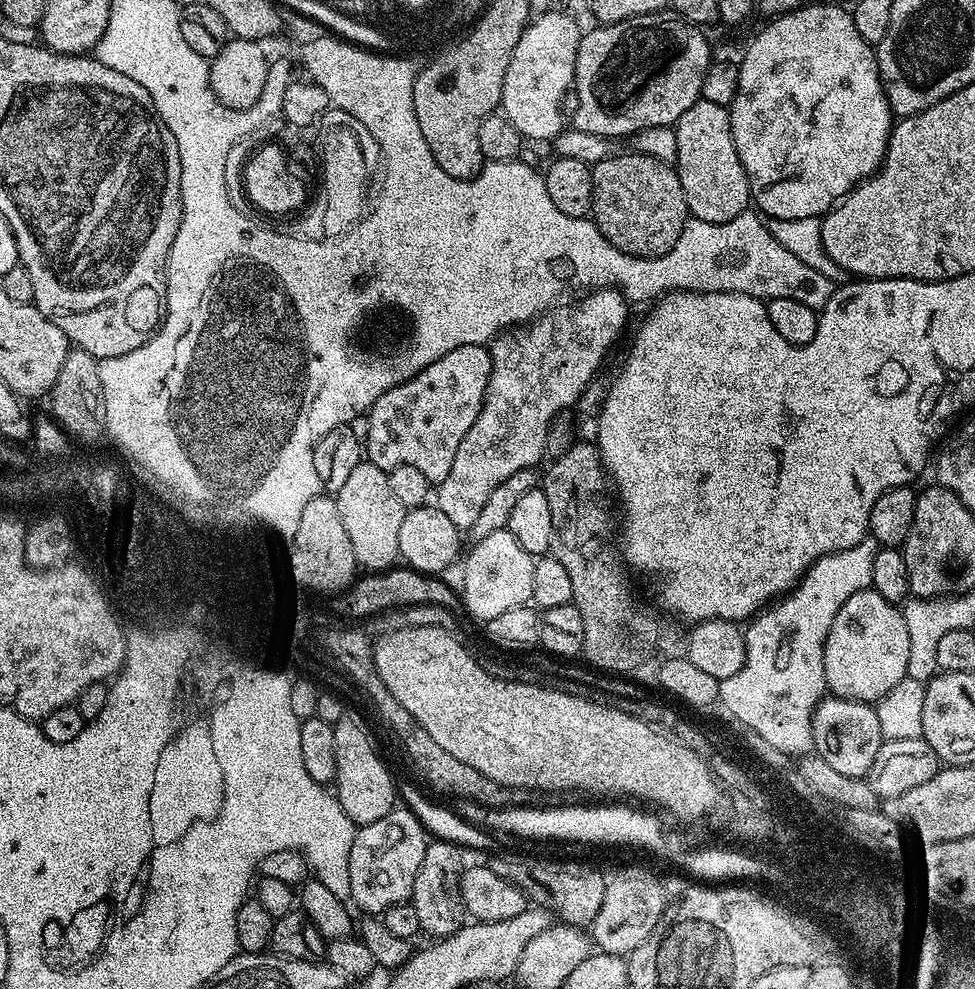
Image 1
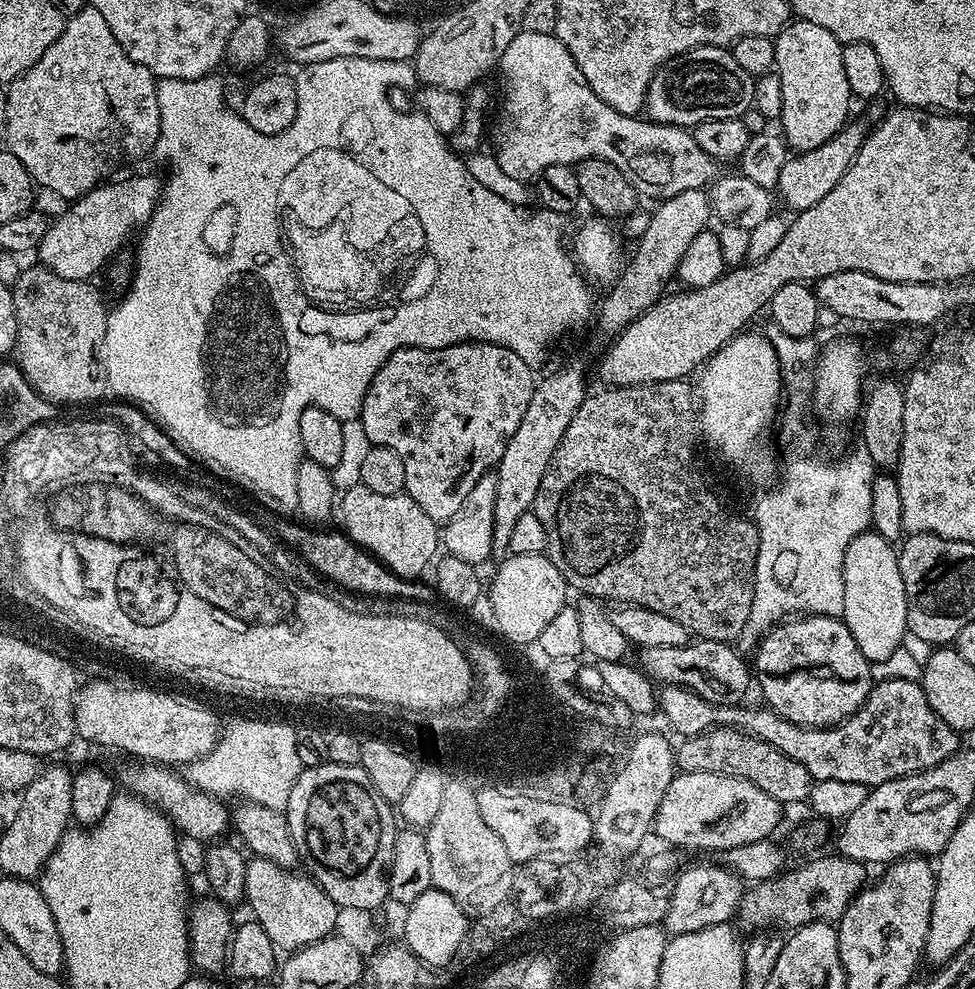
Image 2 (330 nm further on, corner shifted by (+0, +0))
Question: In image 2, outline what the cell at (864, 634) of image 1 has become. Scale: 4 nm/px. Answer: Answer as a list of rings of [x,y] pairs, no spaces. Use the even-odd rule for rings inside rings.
[[[874,531],[863,532],[858,534],[858,538],[854,538],[854,542],[850,542],[850,546],[846,546],[846,558],[842,566],[842,578],[844,579],[844,614],[843,621],[845,626],[850,630],[850,634],[854,634],[854,642],[858,642],[858,650],[862,650],[862,654],[869,662],[882,662],[882,658],[887,658],[889,654],[894,654],[896,648],[901,647],[903,636],[908,631],[908,611],[906,610],[906,586],[902,582],[902,574],[900,573],[900,557],[897,549],[886,539],[882,538]]]

